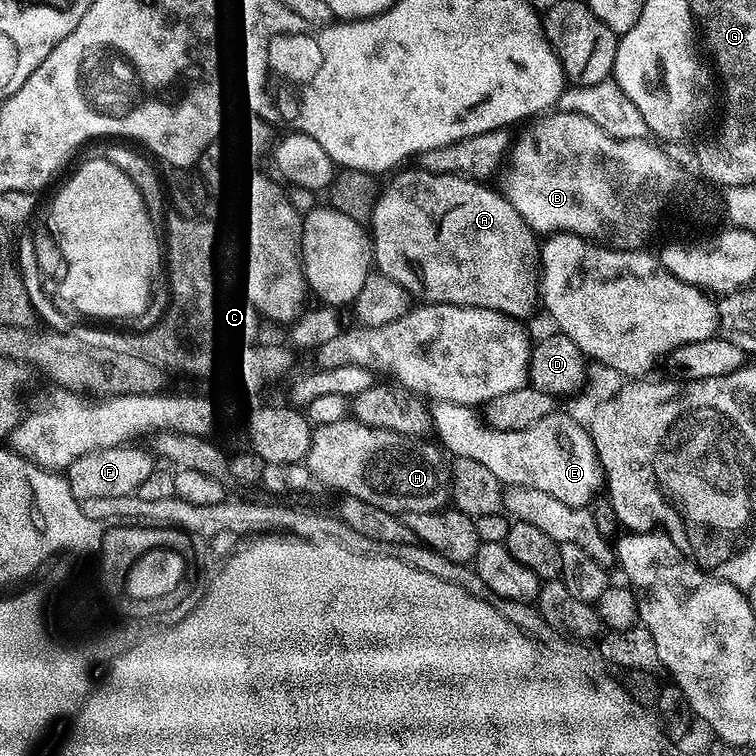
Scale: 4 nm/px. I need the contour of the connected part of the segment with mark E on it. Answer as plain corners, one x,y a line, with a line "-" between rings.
438,400
430,409
435,439
445,453
486,466
505,486
543,490
558,502
566,502
566,506
588,508
596,490
605,483
591,431
563,416
563,411
557,410
529,428
504,430
492,427
471,404

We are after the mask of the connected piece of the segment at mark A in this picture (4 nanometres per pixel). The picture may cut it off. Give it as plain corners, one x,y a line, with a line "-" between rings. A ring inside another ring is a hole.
420,166
415,168
413,172
396,174
401,176
393,175
388,189
375,197
371,235
381,236
402,259
409,260
416,267
420,284
424,287
425,301
485,308
513,318
530,315
532,307
538,304
540,249
537,233
532,231
503,191
495,192
487,188
487,183
470,175
432,173

